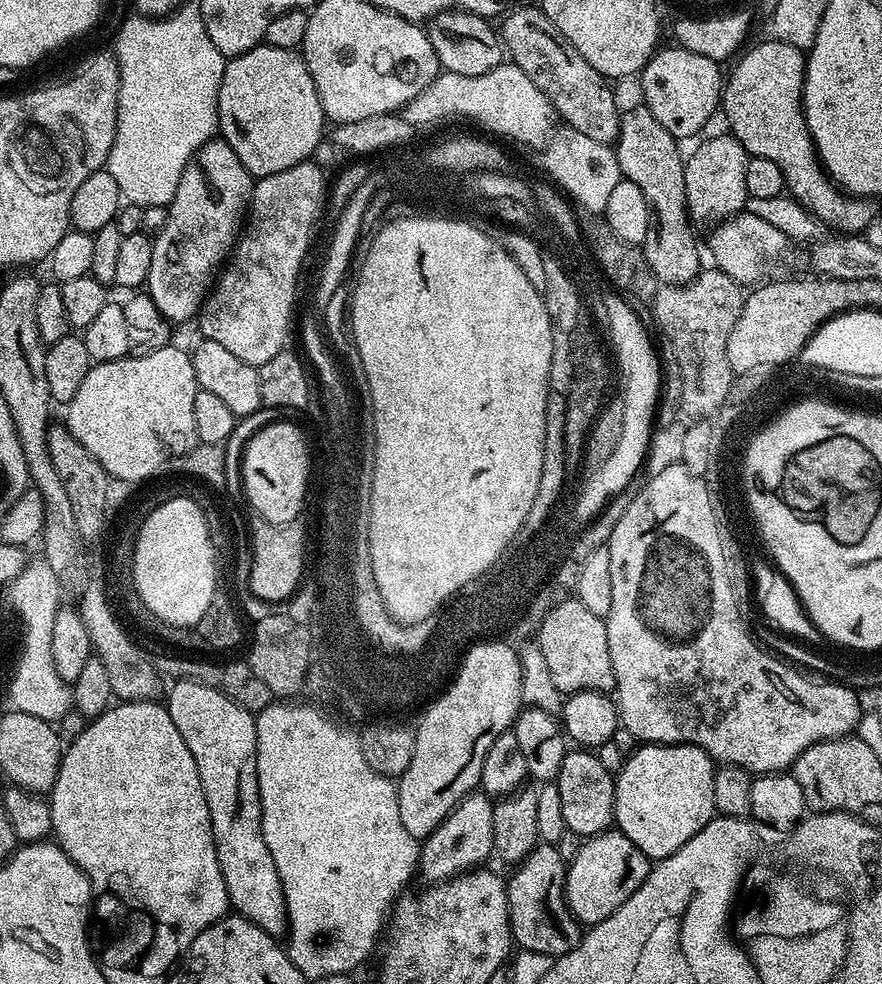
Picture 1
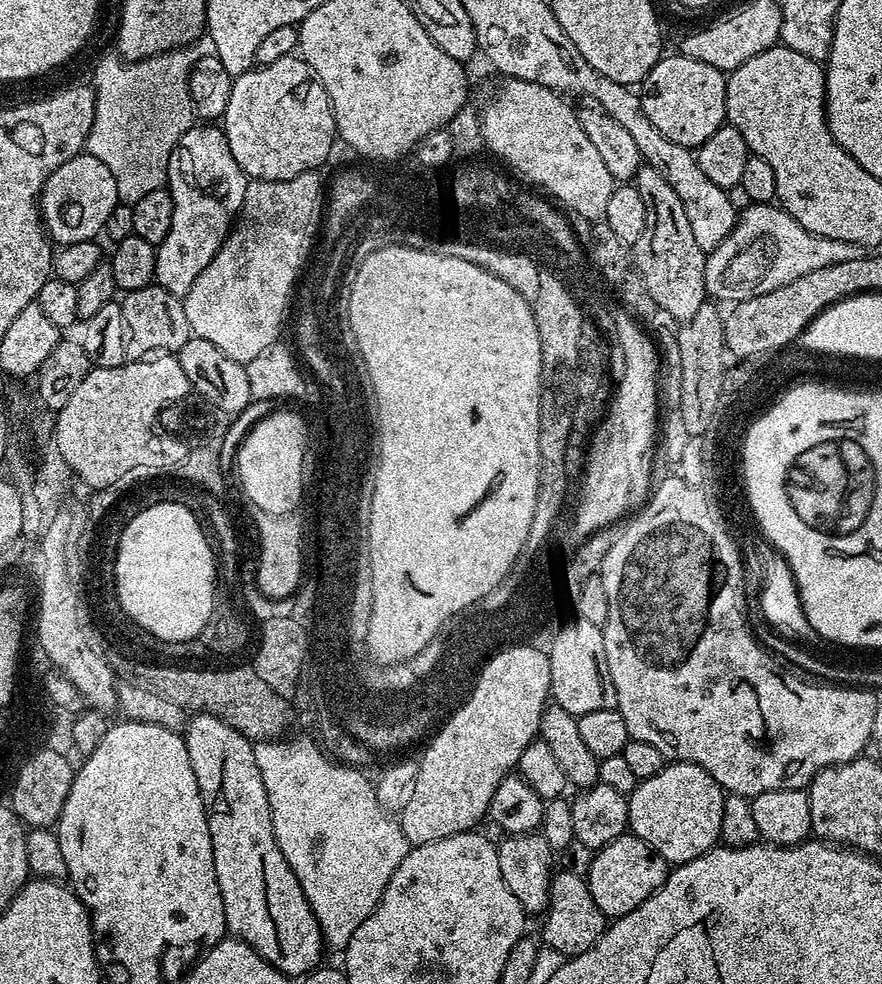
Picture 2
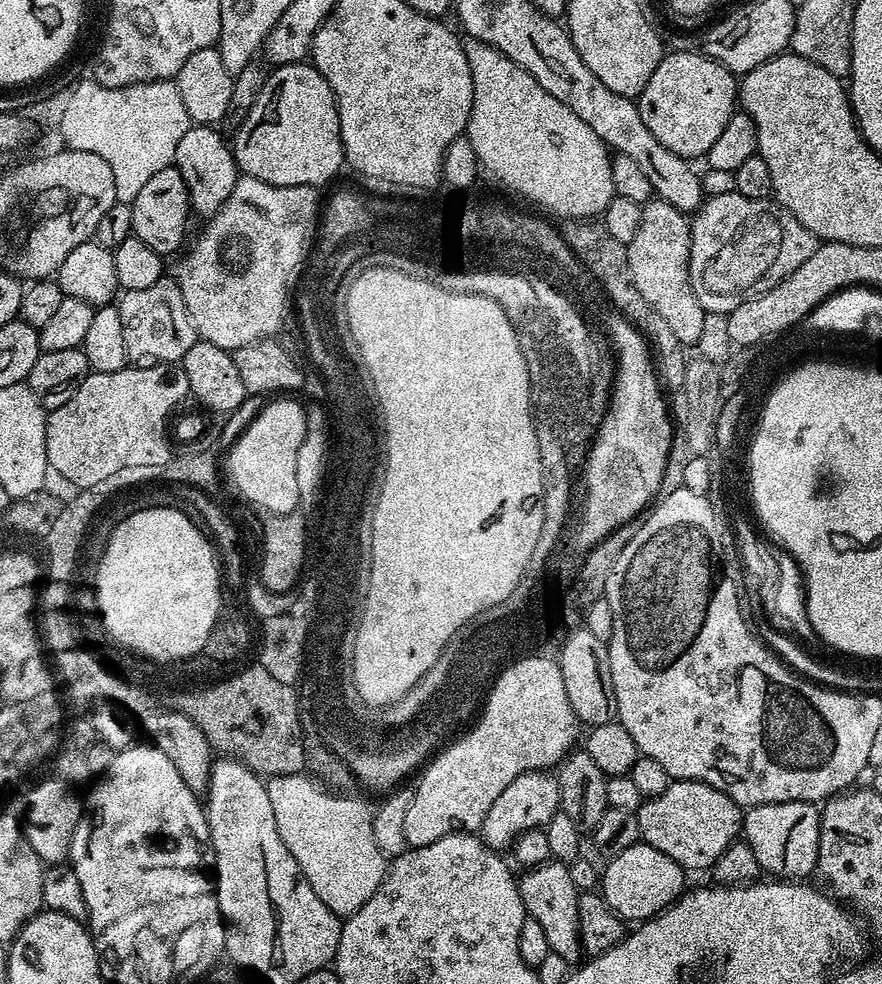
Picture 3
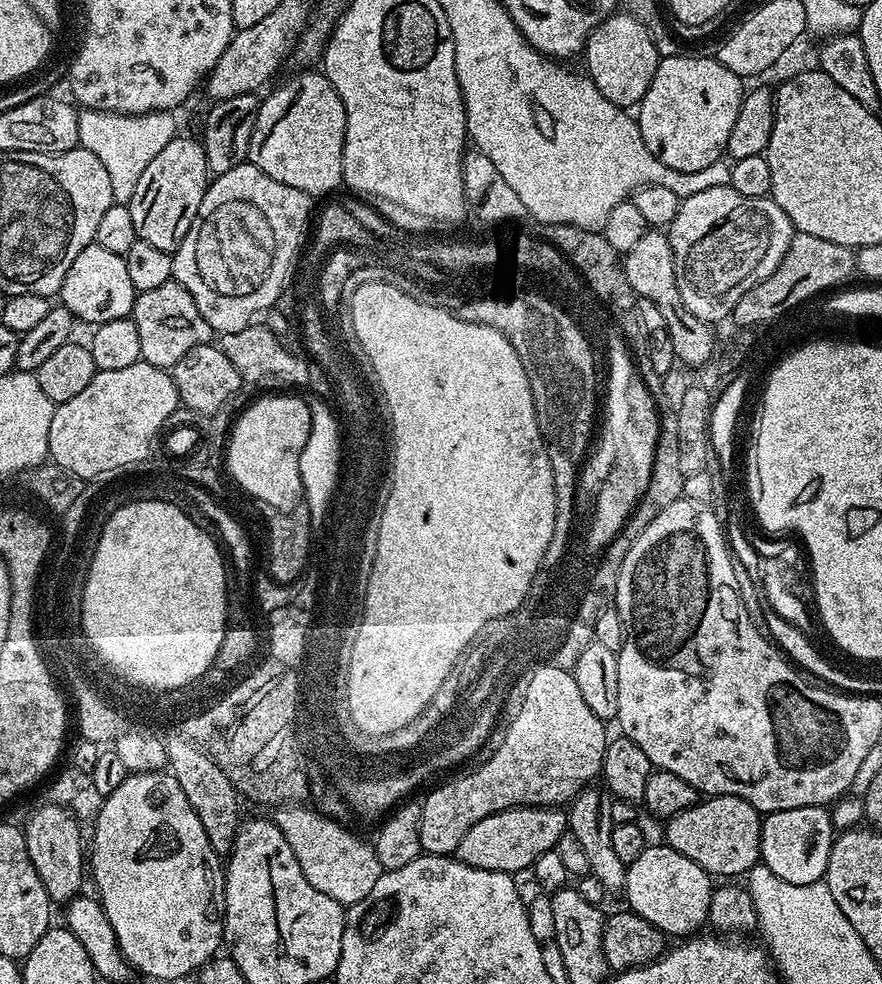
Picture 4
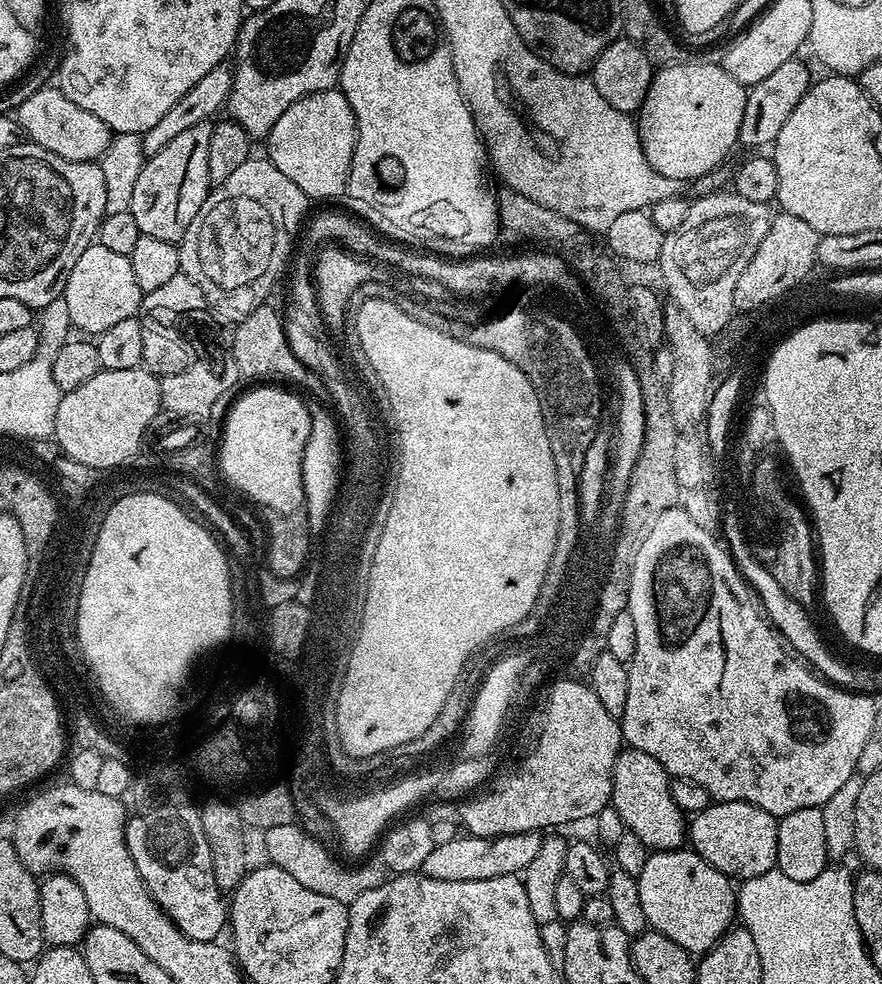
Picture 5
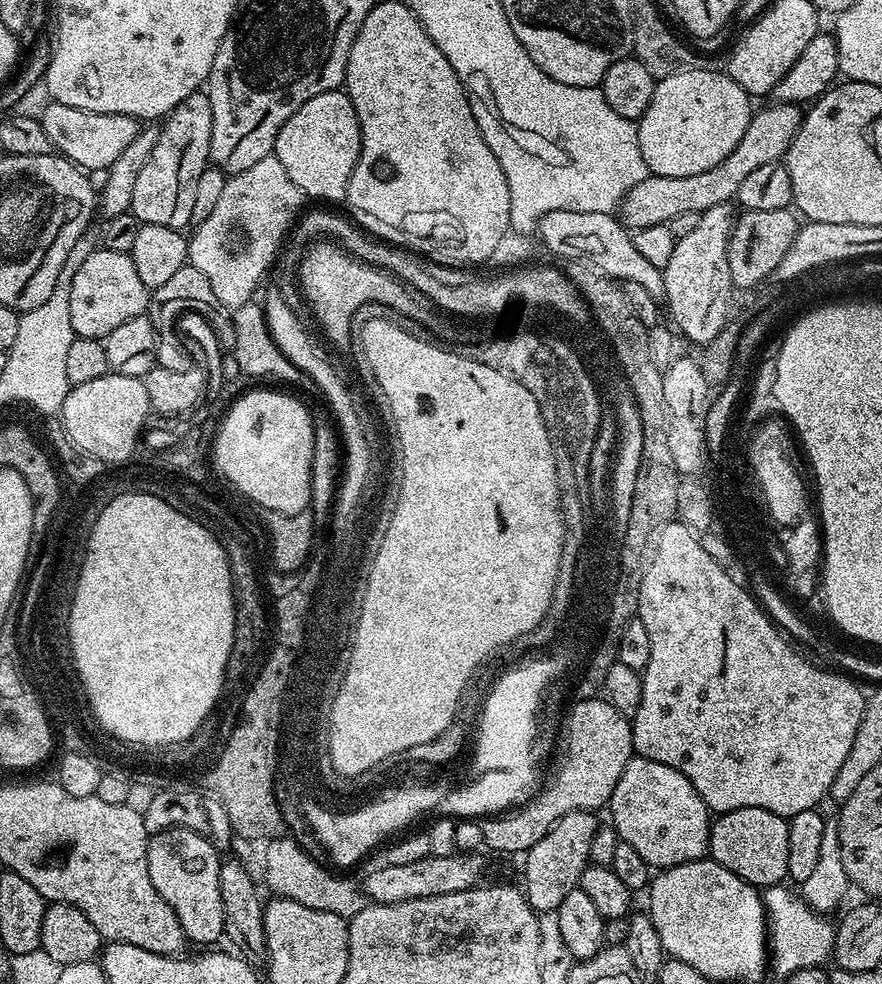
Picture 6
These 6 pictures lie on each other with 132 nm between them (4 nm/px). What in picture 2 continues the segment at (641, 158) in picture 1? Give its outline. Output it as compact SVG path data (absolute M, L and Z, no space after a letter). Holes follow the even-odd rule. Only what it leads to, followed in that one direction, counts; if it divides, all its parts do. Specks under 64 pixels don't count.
M641 167L634 183L638 194L642 194L642 202L646 202L646 230L642 230L642 238L638 238L634 246L636 269L644 275L646 290L655 307L673 316L676 322L694 318L694 314L698 314L700 307L706 303L706 254L702 246L694 242L690 221L686 218L686 206L682 206L682 198L678 198L674 186L670 186L670 182L666 182L658 170Z

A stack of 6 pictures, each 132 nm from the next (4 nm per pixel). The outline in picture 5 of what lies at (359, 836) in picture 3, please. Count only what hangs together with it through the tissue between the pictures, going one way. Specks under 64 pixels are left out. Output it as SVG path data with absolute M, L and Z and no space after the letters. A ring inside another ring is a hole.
M296 822L266 829L262 832L262 838L264 838L264 852L268 855L265 857L271 863L286 870L286 874L292 875L297 882L302 882L302 886L307 886L309 890L315 890L317 894L326 894L326 898L338 898L338 902L343 904L351 904L354 898L358 898L358 894L384 883L386 879L385 873L379 867L372 868L369 872L355 872L352 868L343 868L328 853L329 849L325 845L310 838L310 834L306 834Z

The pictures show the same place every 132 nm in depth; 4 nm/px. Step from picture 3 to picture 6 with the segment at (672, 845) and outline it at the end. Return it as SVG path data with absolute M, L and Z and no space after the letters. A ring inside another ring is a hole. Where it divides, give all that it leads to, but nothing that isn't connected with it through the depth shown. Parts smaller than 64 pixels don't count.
M757 808L721 812L708 829L708 856L755 888L763 890L779 885L788 874L788 820L778 814L770 814L770 810Z

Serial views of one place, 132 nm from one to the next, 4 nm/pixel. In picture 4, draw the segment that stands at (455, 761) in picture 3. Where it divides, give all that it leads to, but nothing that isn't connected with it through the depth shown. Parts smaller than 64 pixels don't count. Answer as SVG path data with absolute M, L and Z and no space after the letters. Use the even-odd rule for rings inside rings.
M541 663L541 668L536 668L528 676L528 681L524 684L524 693L520 696L520 705L516 708L516 713L512 716L512 721L508 724L508 729L504 732L504 737L500 740L500 745L489 754L488 760L484 760L477 766L473 772L464 772L461 776L456 776L453 780L448 780L445 784L440 784L425 800L420 804L420 825L418 826L418 834L420 835L421 849L430 856L446 856L455 853L456 848L462 842L462 838L470 830L470 826L474 826L477 822L482 822L482 818L486 818L490 814L498 814L507 808L555 808L557 806L567 806L571 804L572 799L577 796L586 787L593 783L592 780L599 777L602 773L602 762L604 755L608 749L608 741L610 733L607 732L605 721L598 718L598 714L594 714L594 710L590 710L590 706L586 706L586 702L582 699L582 693L578 690L578 682L574 682L571 672L566 670L558 670L558 666L552 663Z

